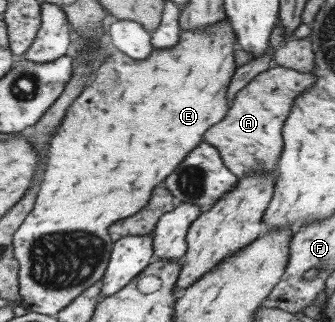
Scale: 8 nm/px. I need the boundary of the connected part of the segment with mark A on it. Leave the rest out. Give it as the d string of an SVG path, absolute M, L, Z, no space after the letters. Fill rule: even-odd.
M271 66L263 73L253 76L246 86L243 86L235 98L225 117L211 126L203 140L214 146L225 168L238 179L247 174L271 174L275 172L280 150L282 149L283 122L293 106L295 98L315 84L315 75L303 73L281 66Z

